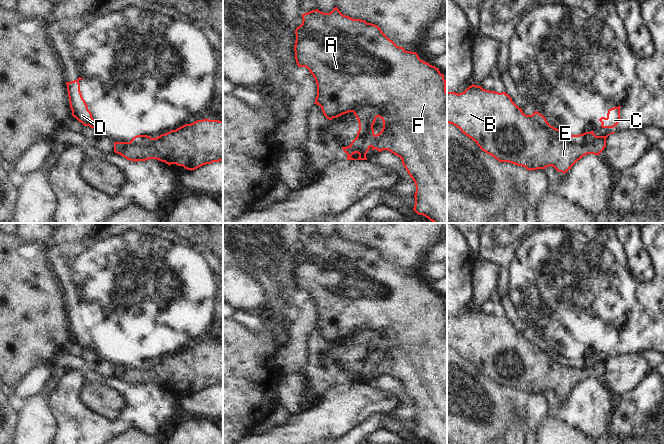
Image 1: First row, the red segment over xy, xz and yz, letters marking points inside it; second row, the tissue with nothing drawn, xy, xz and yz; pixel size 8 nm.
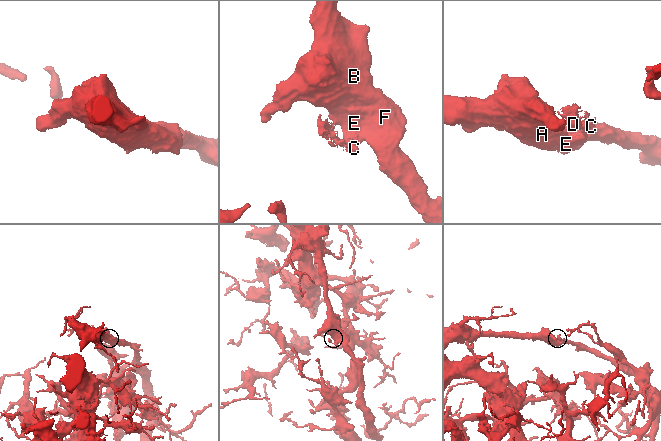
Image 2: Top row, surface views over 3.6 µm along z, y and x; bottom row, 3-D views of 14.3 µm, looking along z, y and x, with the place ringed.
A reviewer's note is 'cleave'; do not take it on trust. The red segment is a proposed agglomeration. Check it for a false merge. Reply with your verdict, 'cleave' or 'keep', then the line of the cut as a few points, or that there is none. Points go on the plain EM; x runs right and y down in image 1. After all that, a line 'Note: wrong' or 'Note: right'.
cleave | yz (577, 359), (580, 359), (585, 367), (605, 362)
Note: right

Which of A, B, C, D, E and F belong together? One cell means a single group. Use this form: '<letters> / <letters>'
A B E F / C D

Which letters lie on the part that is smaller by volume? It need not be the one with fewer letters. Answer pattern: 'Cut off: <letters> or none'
Cut off: C, D.

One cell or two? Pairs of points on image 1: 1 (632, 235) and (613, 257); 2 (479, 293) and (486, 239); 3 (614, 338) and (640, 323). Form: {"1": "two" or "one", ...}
{"1": "two", "2": "two", "3": "one"}

